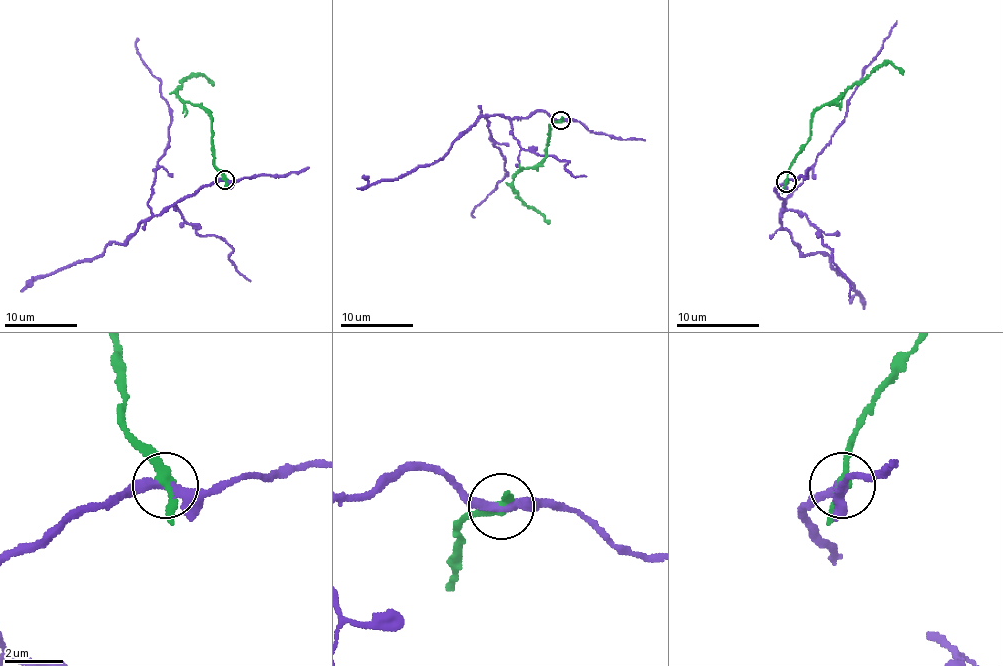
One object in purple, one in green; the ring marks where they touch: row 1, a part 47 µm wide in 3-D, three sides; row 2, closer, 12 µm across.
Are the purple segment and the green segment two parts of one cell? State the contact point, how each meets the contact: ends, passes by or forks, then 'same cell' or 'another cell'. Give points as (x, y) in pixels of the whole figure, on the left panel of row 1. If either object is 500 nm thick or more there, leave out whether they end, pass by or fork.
at (224, 180); purple passes by; green passes by; another cell

